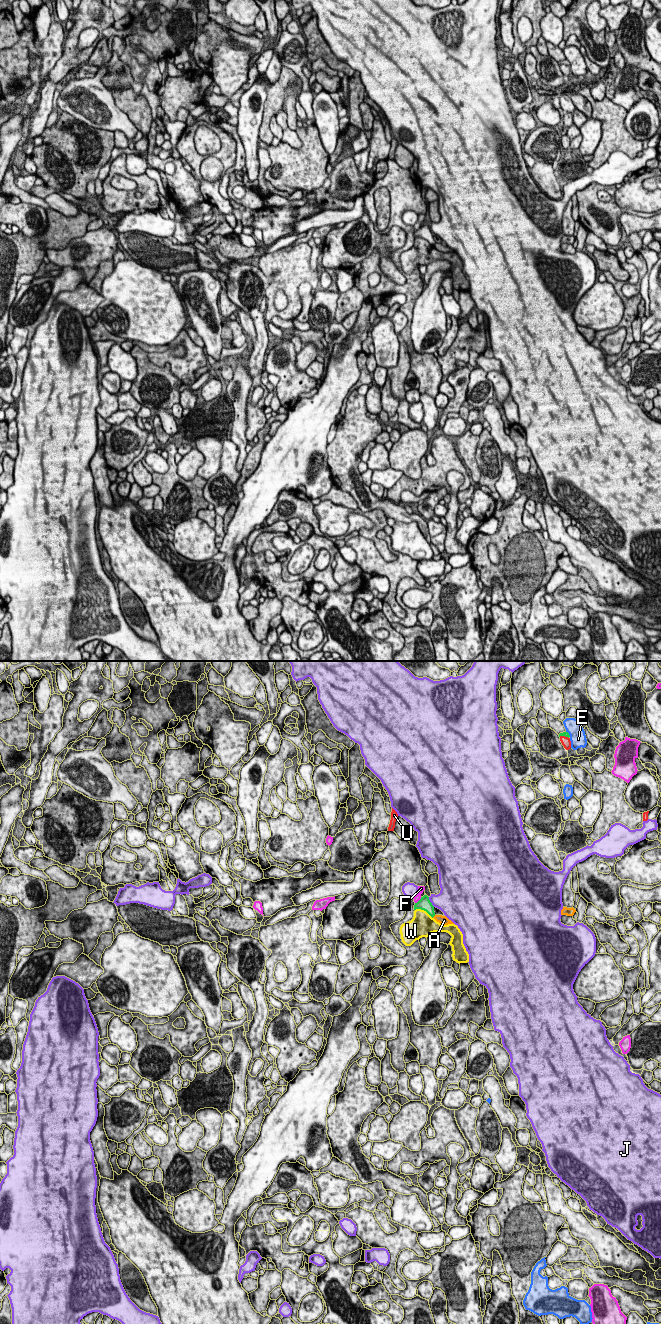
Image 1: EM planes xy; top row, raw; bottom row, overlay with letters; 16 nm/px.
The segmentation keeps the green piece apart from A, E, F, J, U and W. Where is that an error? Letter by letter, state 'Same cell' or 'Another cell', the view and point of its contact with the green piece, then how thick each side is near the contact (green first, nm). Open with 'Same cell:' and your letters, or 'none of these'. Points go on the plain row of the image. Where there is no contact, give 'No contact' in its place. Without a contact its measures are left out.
Same cell: none of these
A: Another cell. Touches green at xy (433, 244). Thickness 190 nm (green) against 140 nm
E: Another cell. Touches green at xy (568, 62). Thickness 90 nm (green) against 260 nm
F: Another cell. Touches green at xy (419, 228). Thickness 200 nm (green) against 100 nm
J: Another cell. Touches green at xy (430, 230). Thickness 200 nm (green) against 320 nm
U: Another cell. Touches green at xy (564, 63). Thickness 90 nm (green) against 140 nm
W: Another cell. Touches green at xy (424, 238). Thickness 200 nm (green) against 380 nm

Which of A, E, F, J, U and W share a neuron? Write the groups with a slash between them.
A U / E / F / J / W

